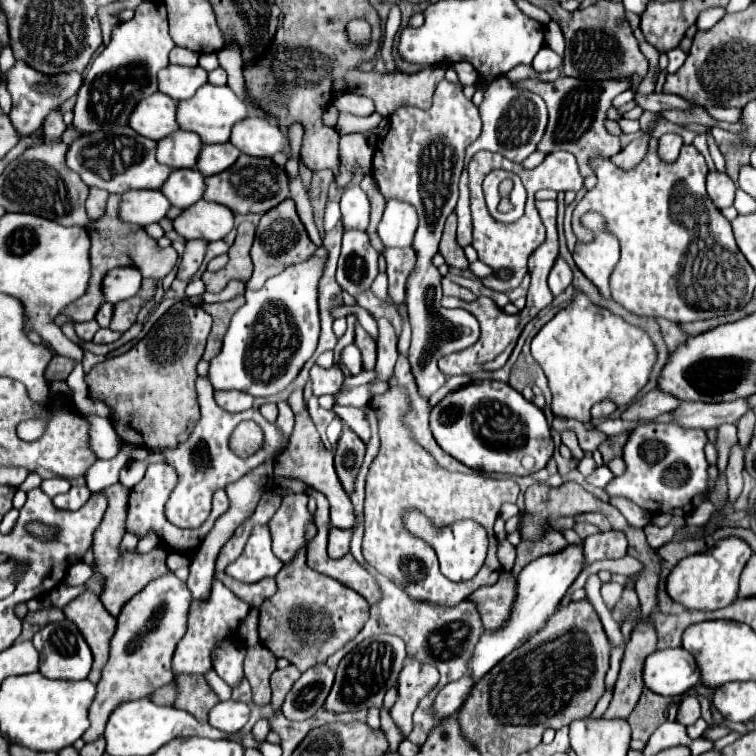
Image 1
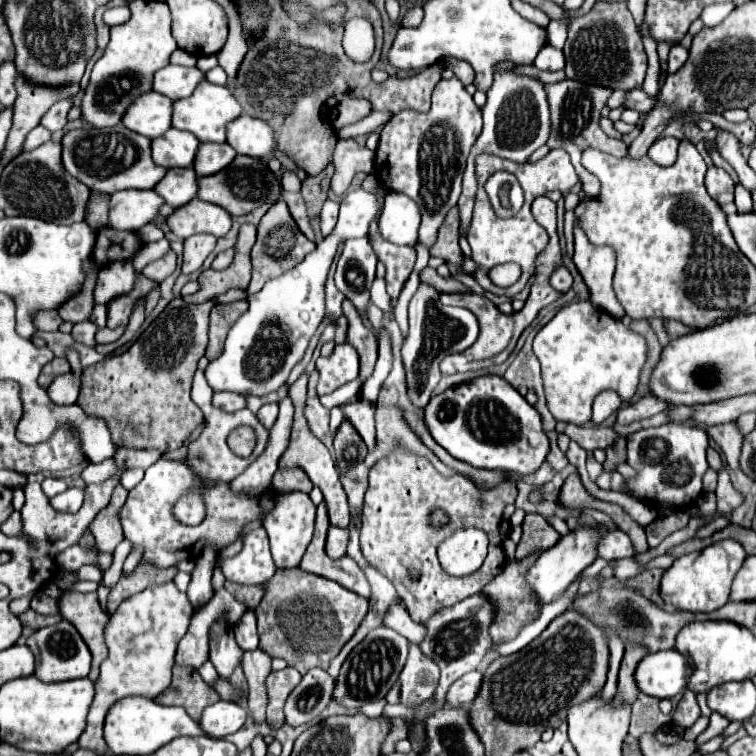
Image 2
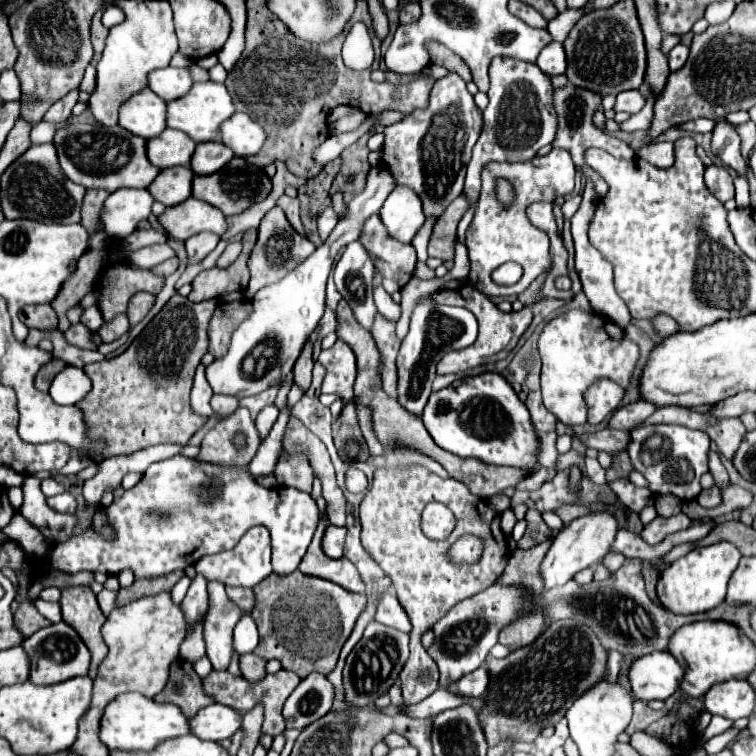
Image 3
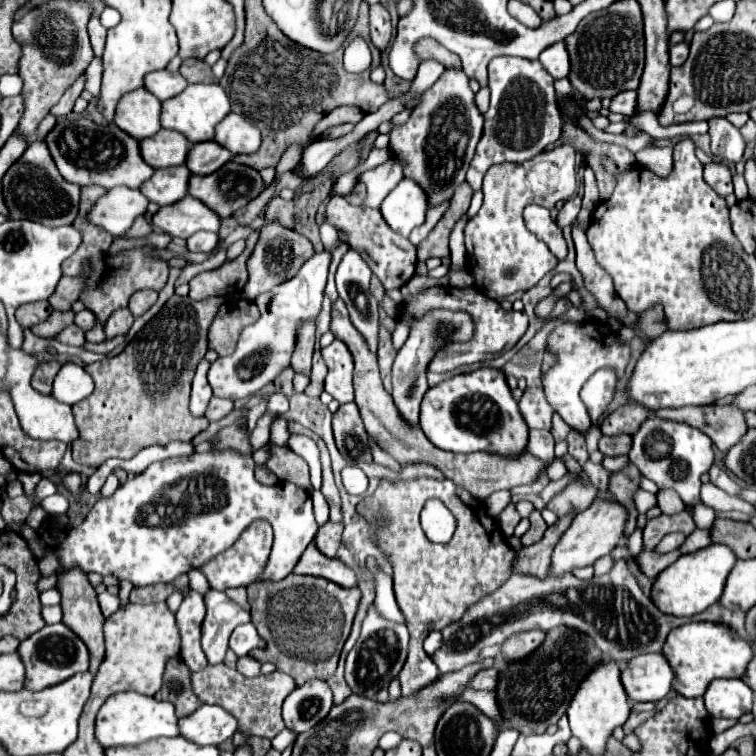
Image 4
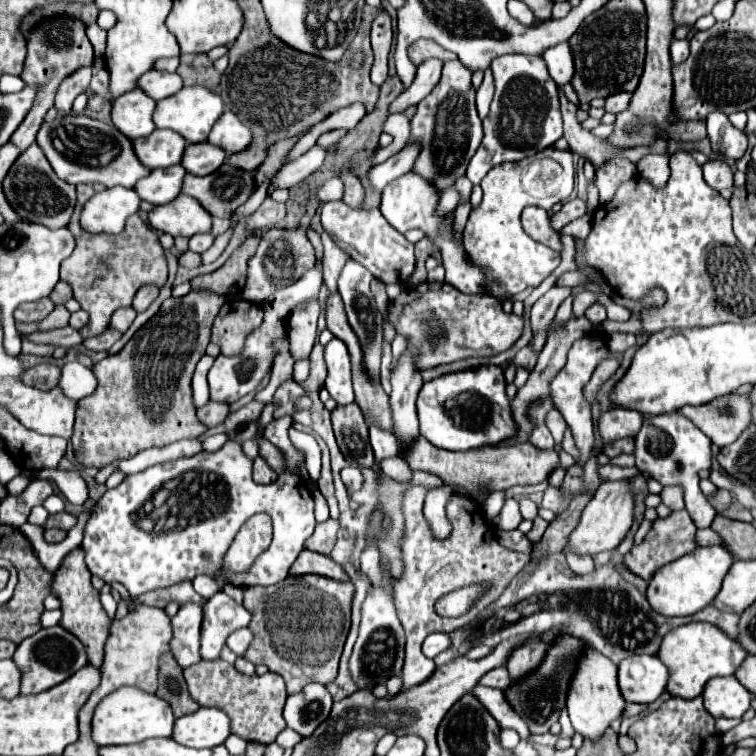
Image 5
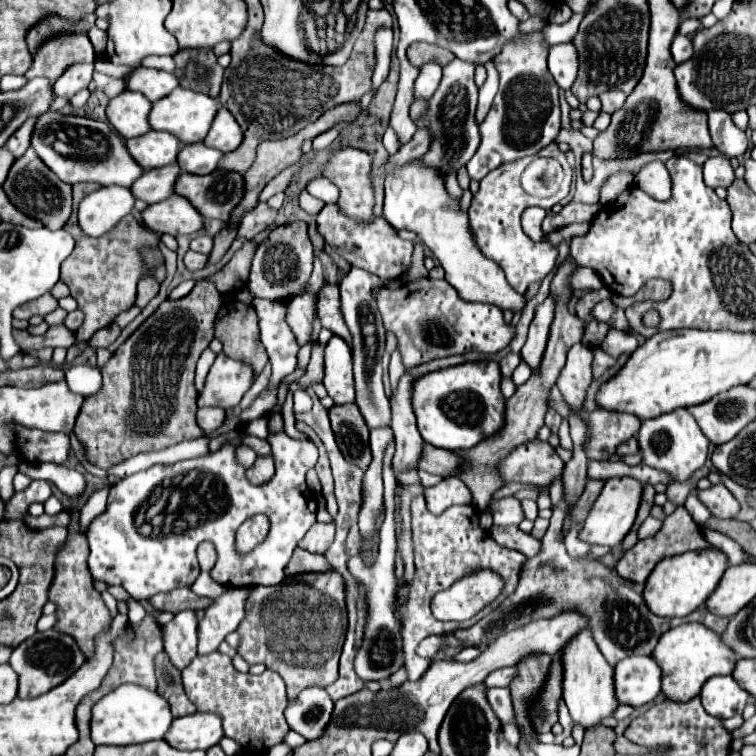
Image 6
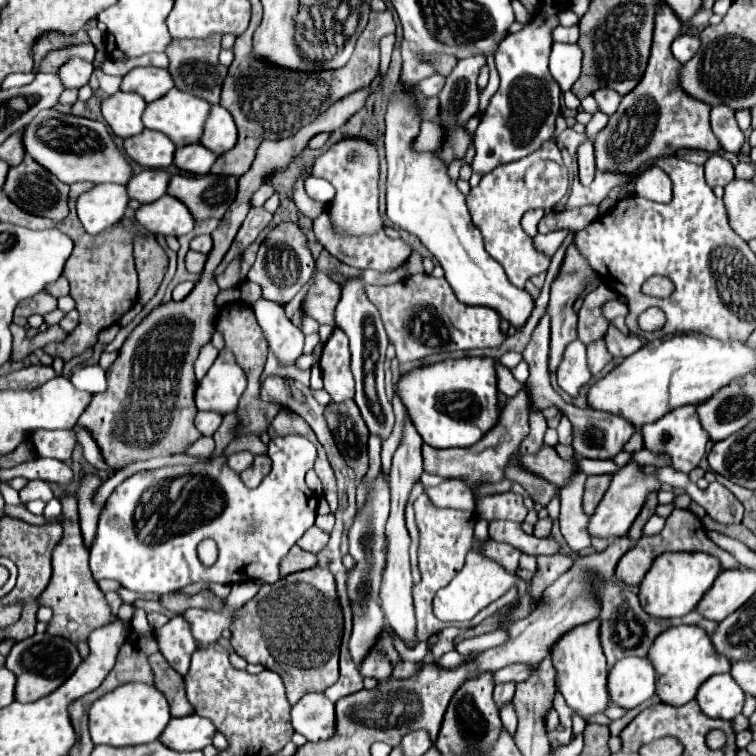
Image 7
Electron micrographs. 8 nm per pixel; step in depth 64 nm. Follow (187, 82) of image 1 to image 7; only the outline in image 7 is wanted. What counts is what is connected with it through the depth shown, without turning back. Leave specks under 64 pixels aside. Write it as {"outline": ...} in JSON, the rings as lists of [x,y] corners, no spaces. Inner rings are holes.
{"outline":[[[134,68],[122,78],[120,90],[138,92],[146,102],[162,98],[174,88],[174,80],[168,70],[162,68]]]}

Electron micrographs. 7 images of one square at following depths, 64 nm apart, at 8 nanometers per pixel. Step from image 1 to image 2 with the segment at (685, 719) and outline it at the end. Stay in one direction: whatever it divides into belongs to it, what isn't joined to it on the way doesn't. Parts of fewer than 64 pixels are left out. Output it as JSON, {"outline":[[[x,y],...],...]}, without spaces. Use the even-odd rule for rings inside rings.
{"outline":[[[686,690],[680,704],[676,706],[674,714],[672,714],[672,722],[680,728],[688,728],[692,726],[696,720],[700,718],[700,706],[696,702],[696,694],[692,690]]]}

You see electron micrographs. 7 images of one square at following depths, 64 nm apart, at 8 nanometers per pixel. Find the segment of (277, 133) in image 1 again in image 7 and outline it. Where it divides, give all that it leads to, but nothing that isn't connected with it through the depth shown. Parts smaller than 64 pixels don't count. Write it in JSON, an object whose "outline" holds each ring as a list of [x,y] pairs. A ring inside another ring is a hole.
{"outline":[[[212,106],[212,116],[204,126],[204,136],[200,142],[208,150],[216,154],[224,154],[236,146],[236,140],[238,140],[238,128],[232,116],[226,112],[226,108]]]}

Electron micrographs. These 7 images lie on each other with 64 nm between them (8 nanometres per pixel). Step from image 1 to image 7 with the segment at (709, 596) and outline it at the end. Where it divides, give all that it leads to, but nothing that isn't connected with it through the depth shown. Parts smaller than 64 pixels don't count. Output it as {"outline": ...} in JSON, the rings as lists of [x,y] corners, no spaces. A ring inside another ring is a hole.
{"outline":[[[668,552],[654,560],[646,578],[640,584],[640,604],[644,604],[646,612],[660,618],[676,618],[686,616],[696,608],[702,596],[712,588],[714,580],[722,572],[720,560],[706,552]]]}

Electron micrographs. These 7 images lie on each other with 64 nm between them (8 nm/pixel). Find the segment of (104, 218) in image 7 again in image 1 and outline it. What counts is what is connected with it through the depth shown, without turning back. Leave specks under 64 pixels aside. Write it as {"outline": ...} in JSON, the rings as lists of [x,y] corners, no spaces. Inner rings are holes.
{"outline":[[[132,190],[122,194],[120,216],[132,224],[148,226],[166,218],[172,204],[160,190]]]}

